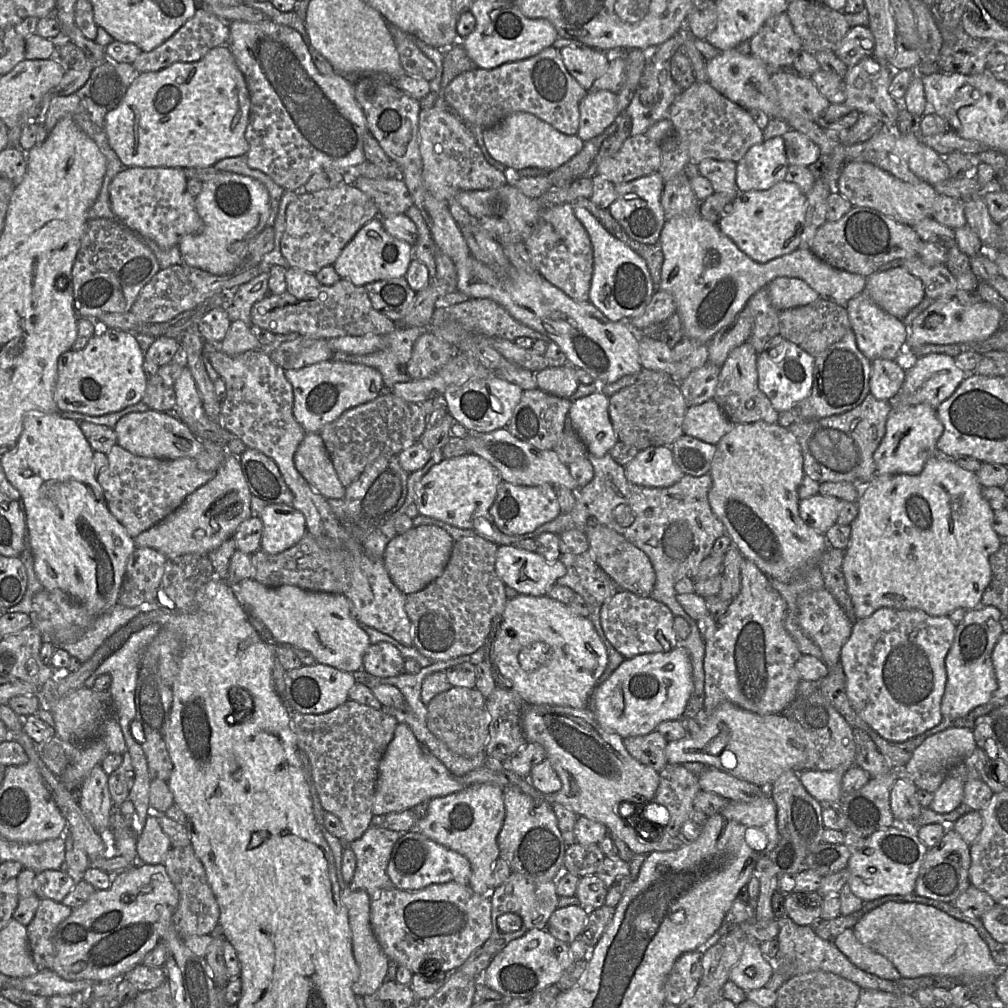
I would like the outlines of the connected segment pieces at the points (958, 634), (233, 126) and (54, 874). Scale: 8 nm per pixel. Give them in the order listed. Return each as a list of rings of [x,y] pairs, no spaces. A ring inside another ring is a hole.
[[[978,607],[968,610],[962,622],[956,627],[954,640],[946,659],[947,681],[941,702],[944,718],[956,719],[967,715],[976,707],[992,701],[993,693],[998,688],[992,664],[992,652],[1003,632],[1001,612],[993,607]]]
[[[227,44],[210,50],[201,60],[193,63],[177,62],[156,72],[141,73],[129,86],[119,105],[105,116],[105,131],[110,147],[117,154],[120,161],[127,167],[163,167],[187,169],[195,167],[214,166],[218,161],[230,157],[247,154],[249,144],[245,132],[249,123],[250,97],[244,75],[238,68],[235,58]]]
[[[46,870],[35,877],[35,895],[39,899],[62,902],[74,886],[74,879],[60,870]]]

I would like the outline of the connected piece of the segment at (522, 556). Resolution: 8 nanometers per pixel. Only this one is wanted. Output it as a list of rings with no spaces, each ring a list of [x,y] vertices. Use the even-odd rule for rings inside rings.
[[[499,545],[495,570],[505,585],[519,594],[544,596],[563,577],[566,566],[560,561],[547,560],[536,551],[526,551],[515,545]]]

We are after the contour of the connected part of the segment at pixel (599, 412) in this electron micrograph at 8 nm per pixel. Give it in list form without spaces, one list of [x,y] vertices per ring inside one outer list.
[[[603,392],[572,402],[568,424],[595,457],[605,456],[618,442],[609,416],[609,397]]]

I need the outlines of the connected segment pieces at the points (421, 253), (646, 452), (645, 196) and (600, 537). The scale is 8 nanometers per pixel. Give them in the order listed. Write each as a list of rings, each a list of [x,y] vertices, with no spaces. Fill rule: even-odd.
[[[412,205],[404,215],[406,215],[415,224],[418,232],[416,243],[413,246],[413,258],[426,266],[430,279],[434,278],[436,275],[434,255],[437,247],[430,230],[422,217],[422,214],[415,206]]]
[[[669,446],[645,448],[624,468],[627,480],[643,487],[670,487],[685,475],[674,462]]]
[[[657,171],[627,183],[614,185],[616,199],[608,208],[611,216],[633,240],[643,244],[657,244],[667,220],[661,205],[664,180],[660,173]]]
[[[589,520],[585,530],[589,549],[597,564],[612,578],[621,590],[628,590],[641,597],[648,597],[654,588],[656,574],[649,557],[623,535],[613,529]]]

